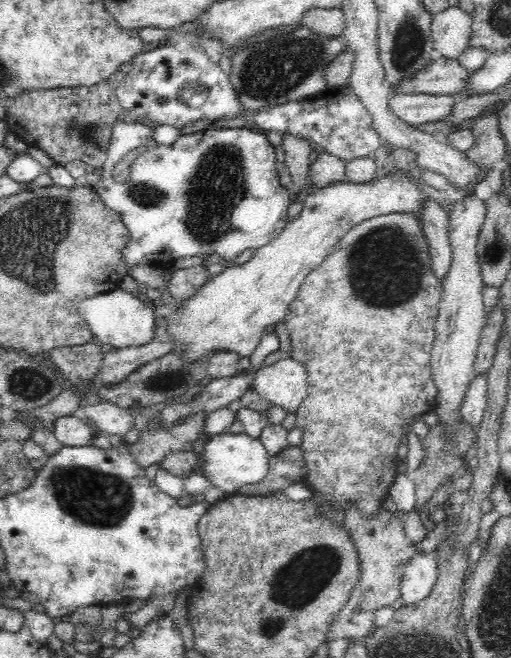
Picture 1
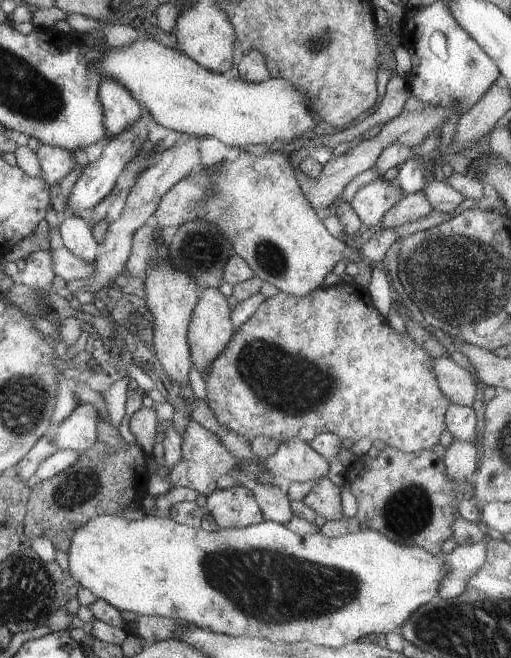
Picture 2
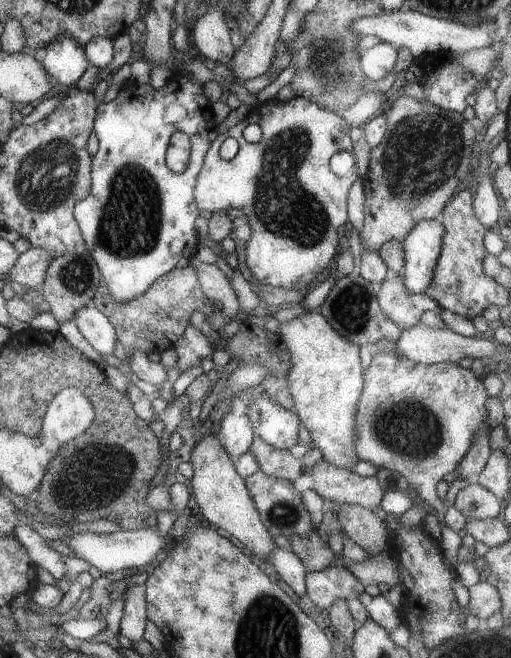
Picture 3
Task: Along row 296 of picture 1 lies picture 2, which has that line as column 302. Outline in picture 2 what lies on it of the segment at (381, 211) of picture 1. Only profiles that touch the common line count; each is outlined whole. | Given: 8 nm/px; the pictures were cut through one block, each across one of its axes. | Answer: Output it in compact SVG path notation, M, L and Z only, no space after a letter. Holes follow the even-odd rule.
M275 150L264 157L248 151L239 151L238 158L232 162L204 167L201 171L179 180L159 200L152 219L165 231L174 231L182 223L194 219L204 219L215 224L232 245L233 254L243 258L259 279L274 284L276 288L288 294L307 295L322 287L324 277L332 272L339 260L350 258L358 263L360 257L355 251L355 244L335 238L324 227L314 206L300 188L295 170L289 156L282 151Z

